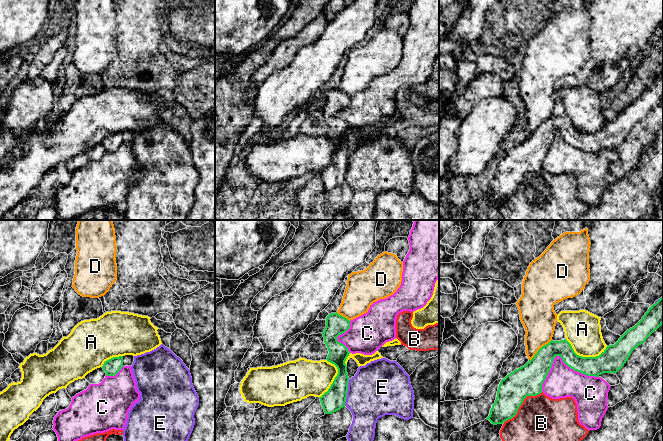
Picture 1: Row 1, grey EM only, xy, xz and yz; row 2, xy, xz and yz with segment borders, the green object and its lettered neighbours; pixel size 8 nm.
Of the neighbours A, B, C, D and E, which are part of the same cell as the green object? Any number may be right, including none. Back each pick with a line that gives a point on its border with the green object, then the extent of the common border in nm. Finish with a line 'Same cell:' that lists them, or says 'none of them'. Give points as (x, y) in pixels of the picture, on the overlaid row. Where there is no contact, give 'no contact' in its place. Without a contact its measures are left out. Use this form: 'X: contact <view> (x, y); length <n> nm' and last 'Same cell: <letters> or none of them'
Same cell: none of them

